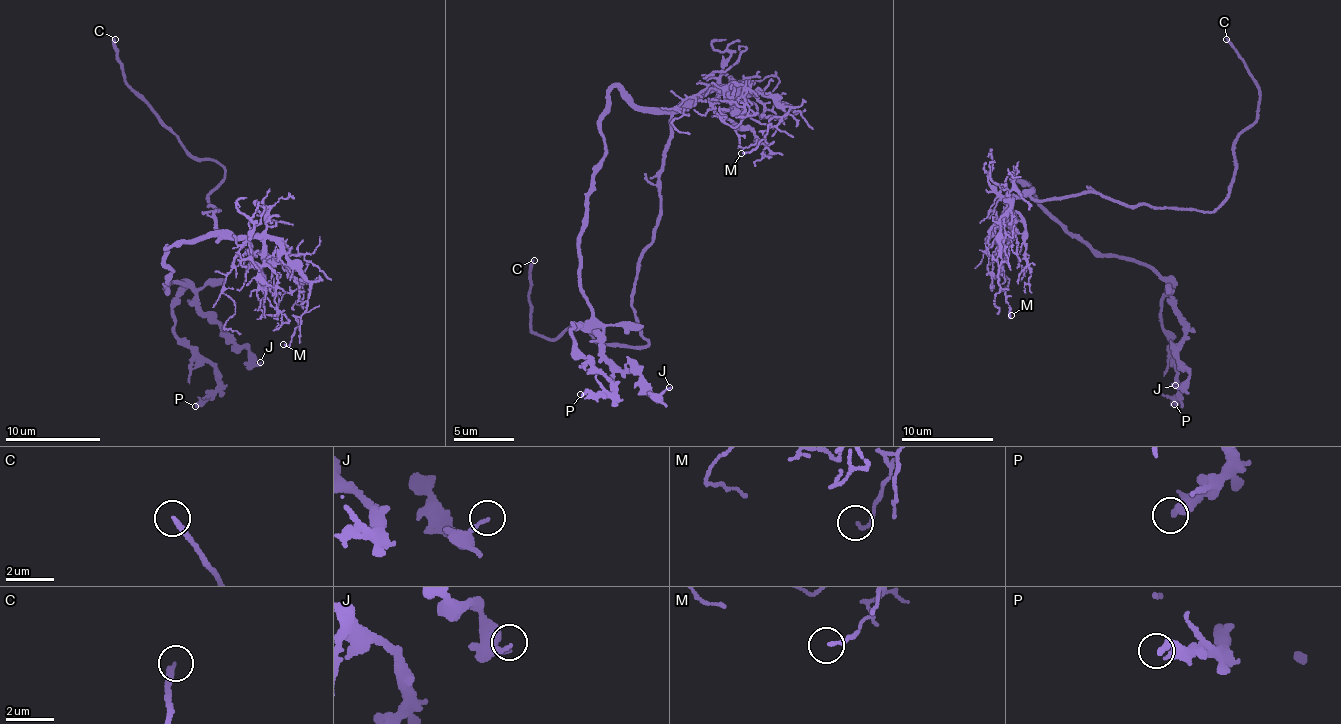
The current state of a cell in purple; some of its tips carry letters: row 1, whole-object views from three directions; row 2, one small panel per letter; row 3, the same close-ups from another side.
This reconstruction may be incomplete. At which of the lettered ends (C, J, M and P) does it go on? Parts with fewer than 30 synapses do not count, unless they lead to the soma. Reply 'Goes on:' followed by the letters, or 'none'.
Goes on: C

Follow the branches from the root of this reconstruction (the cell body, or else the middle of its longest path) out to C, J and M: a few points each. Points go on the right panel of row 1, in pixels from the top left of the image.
C: (1034, 198), (1104, 194), (1127, 205), (1217, 207), (1233, 177), (1234, 142), (1260, 99), (1226, 39)
J: (1034, 198), (1032, 186), (1018, 181), (1096, 251), (1157, 272), (1184, 326), (1179, 358), (1188, 376), (1175, 385)
M: (1034, 198), (1022, 195), (1010, 202), (1016, 240), (997, 277), (1010, 305), (1008, 316), (1011, 315)

